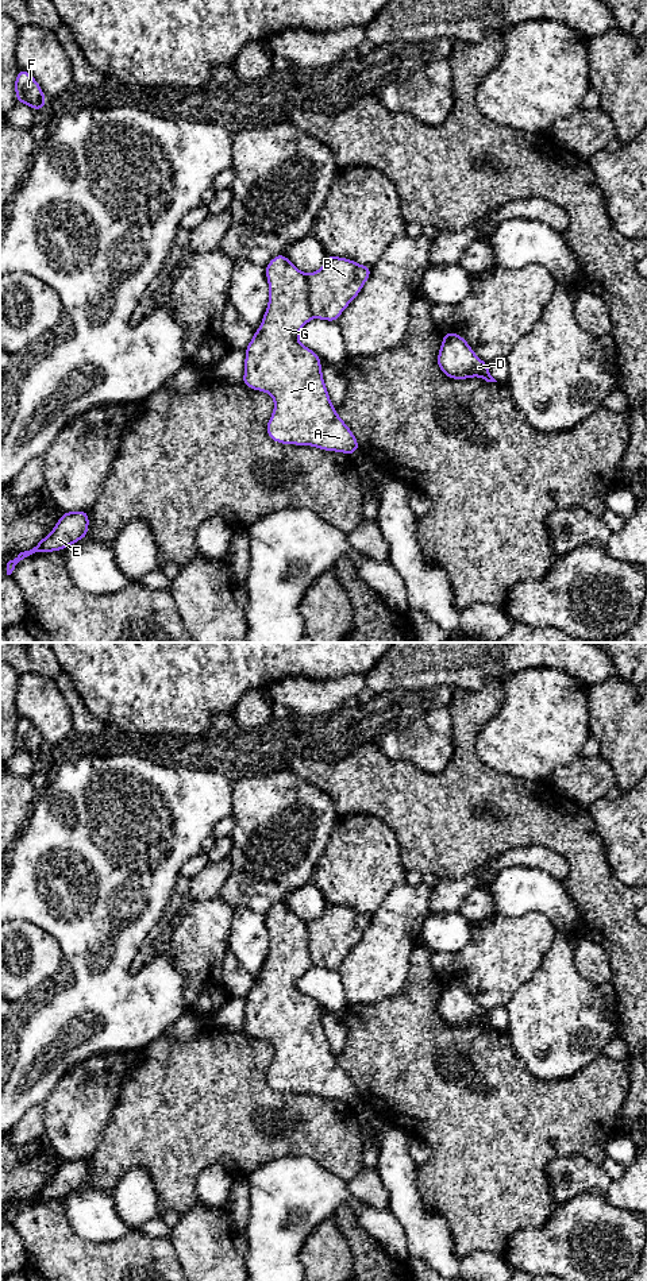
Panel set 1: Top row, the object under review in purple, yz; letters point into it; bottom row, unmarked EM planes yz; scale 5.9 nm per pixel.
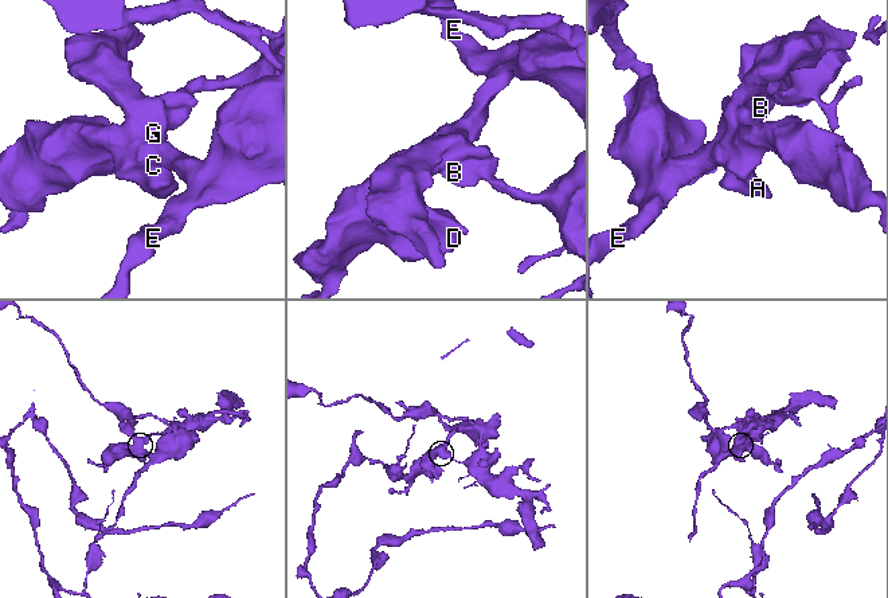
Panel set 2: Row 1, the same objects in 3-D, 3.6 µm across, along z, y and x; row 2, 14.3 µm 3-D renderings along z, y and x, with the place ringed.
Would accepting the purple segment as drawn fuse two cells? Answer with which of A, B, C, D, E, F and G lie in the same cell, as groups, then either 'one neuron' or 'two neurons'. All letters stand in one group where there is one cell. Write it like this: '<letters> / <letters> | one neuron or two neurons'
A C D E G / B F | two neurons

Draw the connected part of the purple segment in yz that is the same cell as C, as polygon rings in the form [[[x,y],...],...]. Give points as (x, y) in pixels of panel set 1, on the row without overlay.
[[[285,902],[276,903],[265,919],[269,930],[269,952],[259,976],[246,995],[242,1031],[273,1045],[274,1060],[266,1073],[273,1089],[312,1093],[324,1099],[353,1103],[361,1096],[328,1045],[323,1029],[321,1006],[299,988],[300,977],[312,966],[308,923],[299,918]]]

